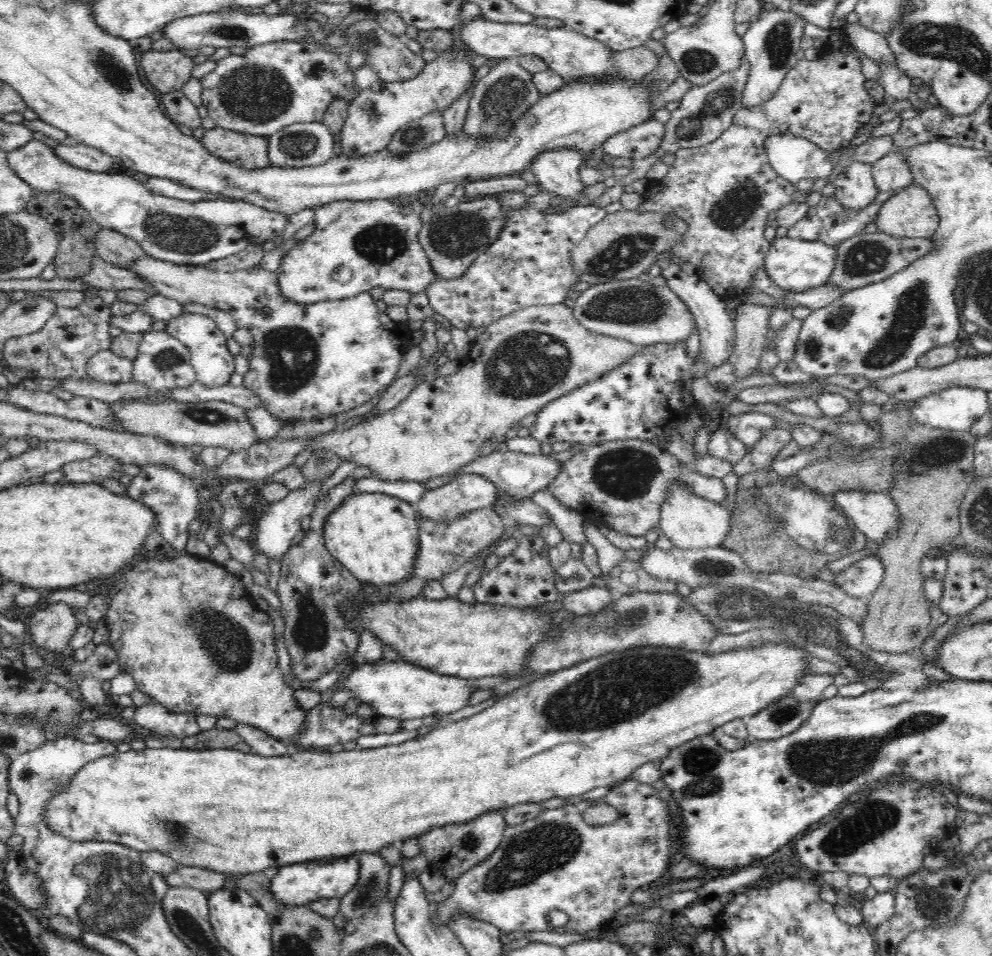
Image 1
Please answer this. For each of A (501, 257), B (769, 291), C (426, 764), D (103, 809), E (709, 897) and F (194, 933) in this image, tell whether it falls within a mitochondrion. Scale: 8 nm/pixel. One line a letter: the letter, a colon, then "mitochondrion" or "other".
A: mitochondrion
B: other
C: other
D: other
E: other
F: mitochondrion

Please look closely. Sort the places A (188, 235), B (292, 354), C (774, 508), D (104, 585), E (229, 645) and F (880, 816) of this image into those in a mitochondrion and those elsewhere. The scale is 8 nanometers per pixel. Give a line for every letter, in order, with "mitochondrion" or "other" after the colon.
A: mitochondrion
B: mitochondrion
C: mitochondrion
D: other
E: mitochondrion
F: mitochondrion

